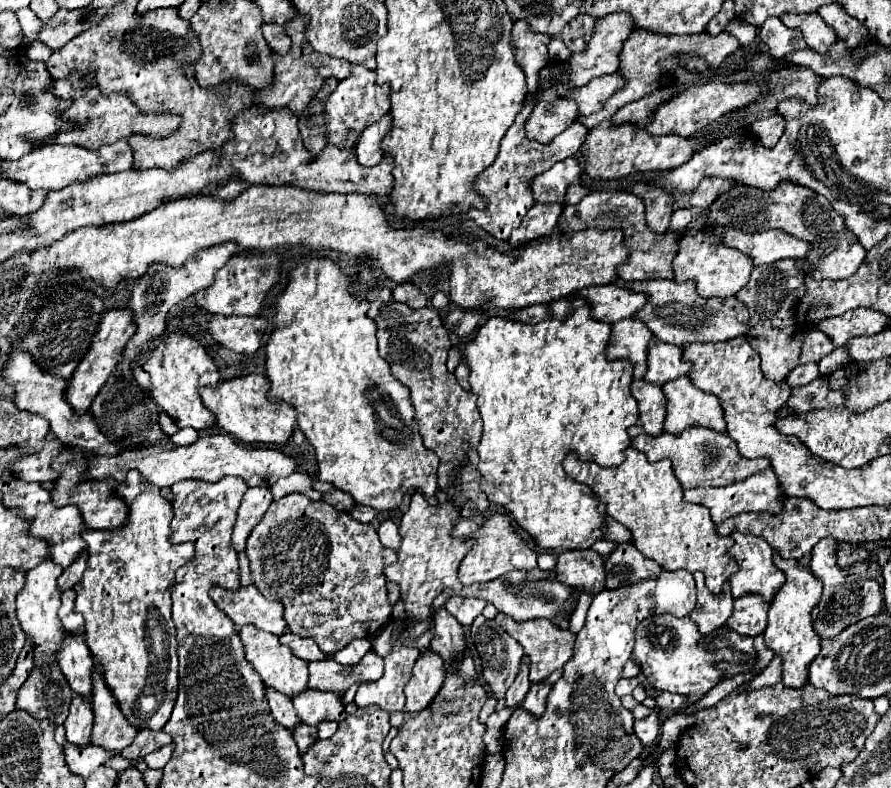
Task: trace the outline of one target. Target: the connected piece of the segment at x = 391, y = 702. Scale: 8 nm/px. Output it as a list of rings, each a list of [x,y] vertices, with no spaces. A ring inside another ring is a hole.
[[[400,605],[394,615],[394,633],[392,633],[392,651],[384,659],[384,675],[378,683],[366,683],[366,687],[358,687],[354,703],[358,707],[378,705],[384,711],[404,711],[404,685],[412,677],[412,667],[420,655],[416,647],[406,647],[398,643],[398,627],[404,611]]]

